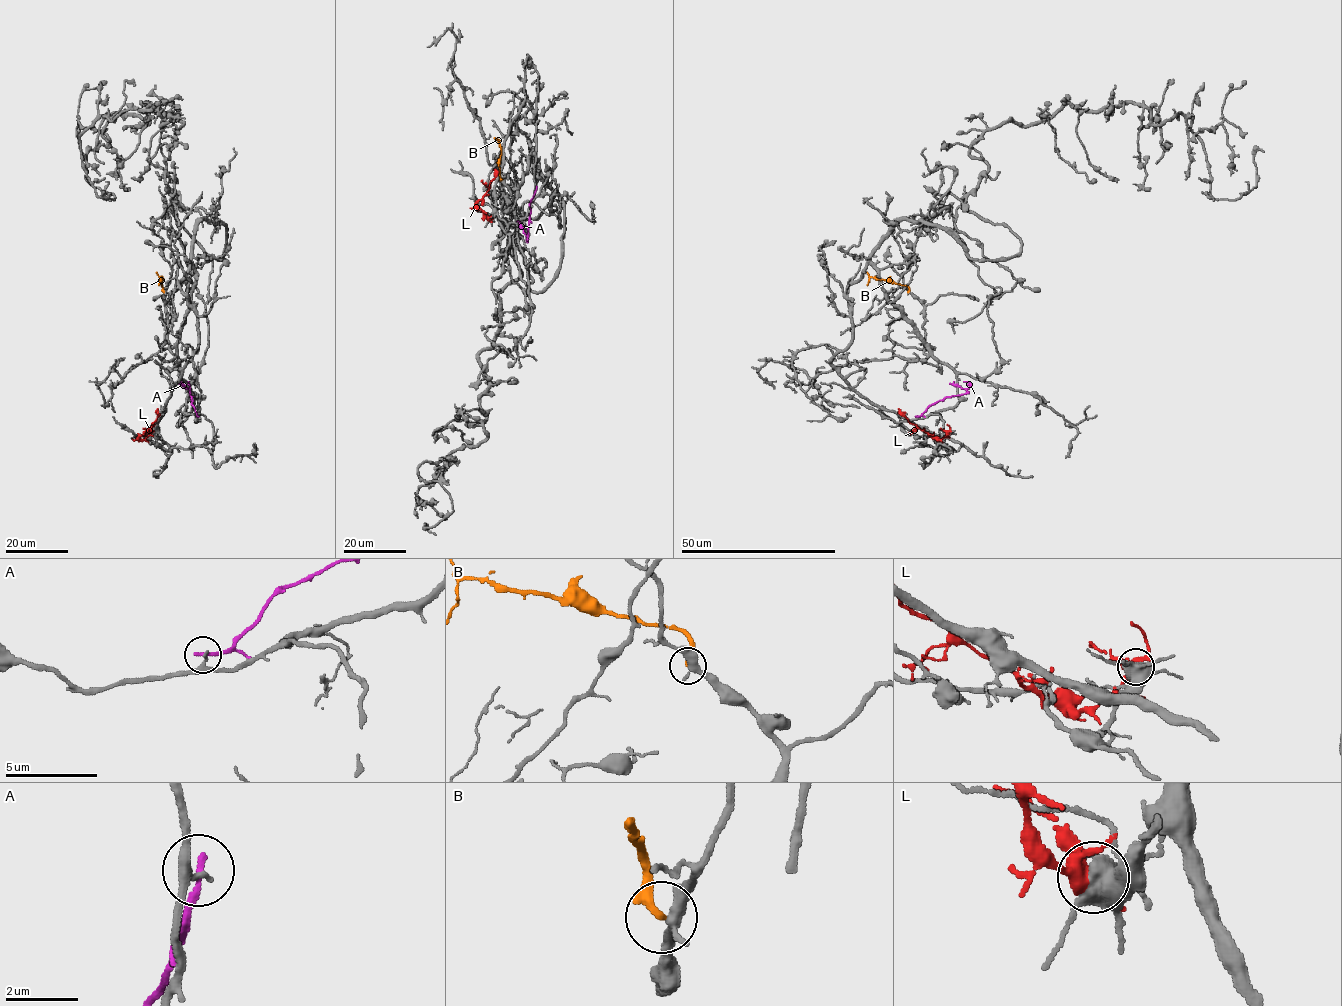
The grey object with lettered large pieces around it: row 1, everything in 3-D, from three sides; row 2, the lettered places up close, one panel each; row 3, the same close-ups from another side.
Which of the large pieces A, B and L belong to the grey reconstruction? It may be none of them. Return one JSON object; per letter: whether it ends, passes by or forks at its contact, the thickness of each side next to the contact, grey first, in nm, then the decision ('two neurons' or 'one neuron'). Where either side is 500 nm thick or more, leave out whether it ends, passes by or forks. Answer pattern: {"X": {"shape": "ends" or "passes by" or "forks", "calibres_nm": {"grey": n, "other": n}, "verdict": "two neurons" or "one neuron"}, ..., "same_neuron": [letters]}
{"A": {"shape": "ends", "calibres_nm": {"grey": 170, "other": 200}, "verdict": "two neurons"}, "B": {"shape": "ends", "calibres_nm": {"grey": 400, "other": 300}, "verdict": "one neuron"}, "L": {"shape": "forks", "calibres_nm": {"grey": 480, "other": 460}, "verdict": "two neurons"}, "same_neuron": ["B"]}

